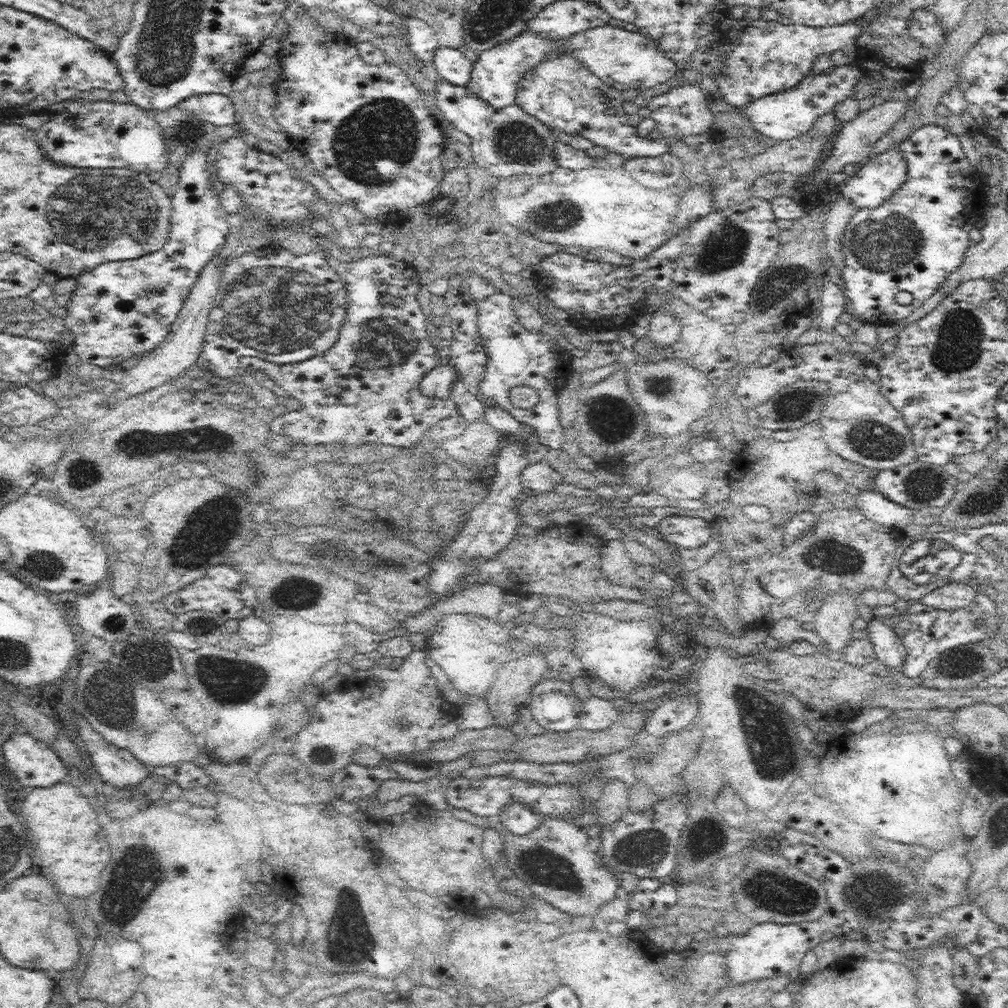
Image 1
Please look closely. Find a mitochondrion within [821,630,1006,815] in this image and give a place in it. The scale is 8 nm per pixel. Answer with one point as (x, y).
(963, 662)

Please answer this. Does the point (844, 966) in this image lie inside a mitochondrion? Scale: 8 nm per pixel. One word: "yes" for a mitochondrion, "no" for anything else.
no

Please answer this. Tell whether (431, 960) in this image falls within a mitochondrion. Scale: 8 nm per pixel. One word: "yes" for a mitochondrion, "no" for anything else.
no

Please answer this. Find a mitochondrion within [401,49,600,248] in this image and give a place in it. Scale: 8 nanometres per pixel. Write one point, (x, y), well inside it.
(519, 143)

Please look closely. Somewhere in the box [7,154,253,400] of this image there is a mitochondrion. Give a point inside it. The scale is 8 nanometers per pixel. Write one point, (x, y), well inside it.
(96, 210)

